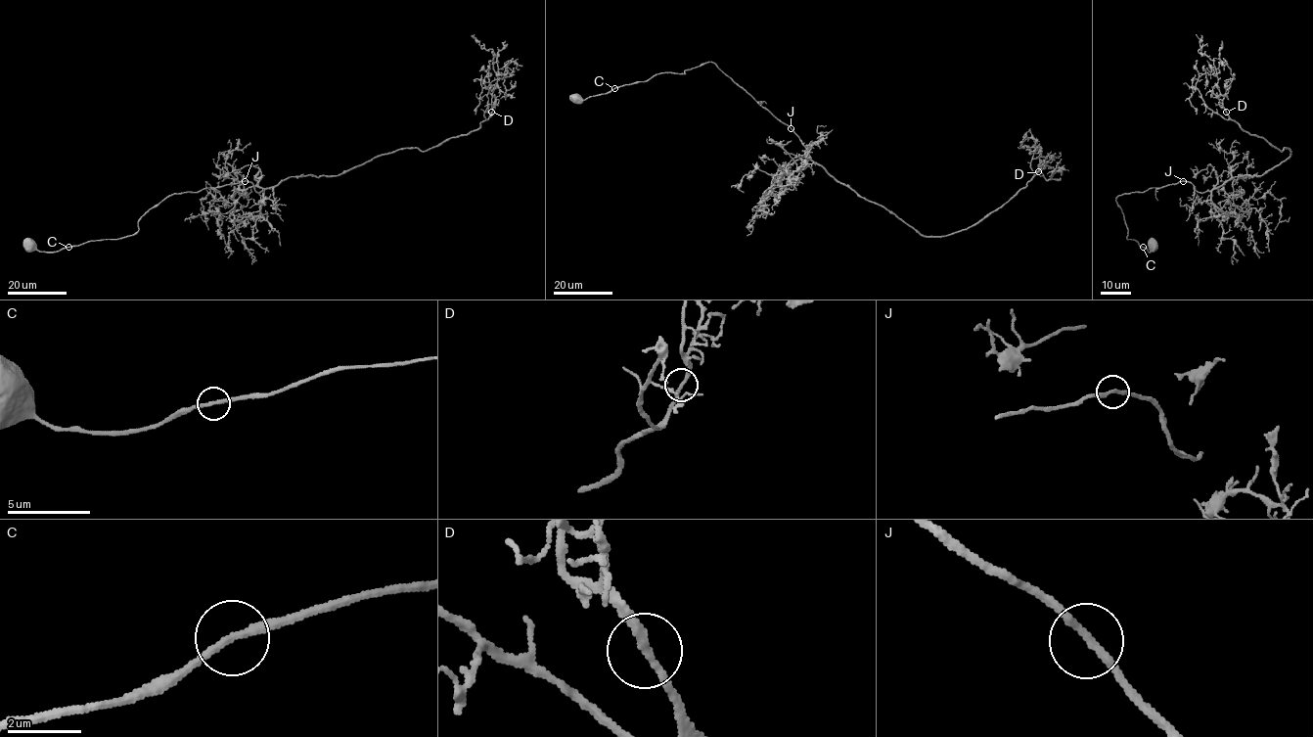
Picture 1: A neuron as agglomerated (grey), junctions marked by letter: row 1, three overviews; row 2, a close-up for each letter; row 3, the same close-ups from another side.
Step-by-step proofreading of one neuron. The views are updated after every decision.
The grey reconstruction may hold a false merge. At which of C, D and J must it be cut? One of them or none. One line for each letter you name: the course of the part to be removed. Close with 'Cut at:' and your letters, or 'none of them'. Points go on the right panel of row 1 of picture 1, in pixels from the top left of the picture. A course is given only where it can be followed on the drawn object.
Cut at: none of them

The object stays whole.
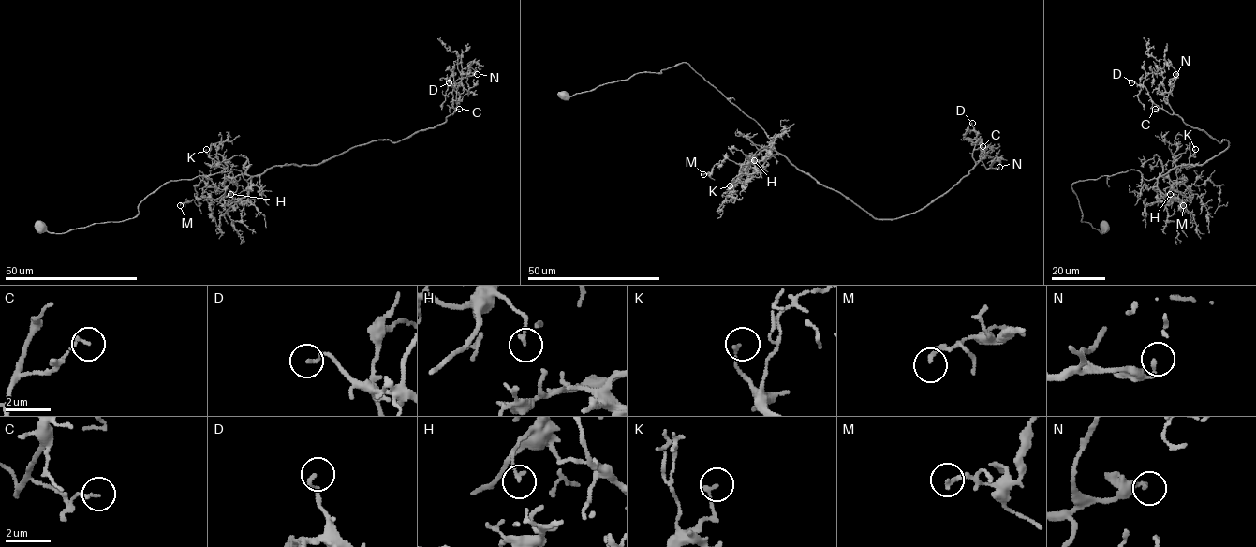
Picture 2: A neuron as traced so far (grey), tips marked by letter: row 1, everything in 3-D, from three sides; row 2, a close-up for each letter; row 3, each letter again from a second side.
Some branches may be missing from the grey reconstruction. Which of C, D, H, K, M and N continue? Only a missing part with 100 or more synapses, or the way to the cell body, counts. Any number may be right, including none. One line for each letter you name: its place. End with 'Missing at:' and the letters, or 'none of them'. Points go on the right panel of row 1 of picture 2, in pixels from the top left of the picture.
D: Place: (1131, 82)
Missing at: D

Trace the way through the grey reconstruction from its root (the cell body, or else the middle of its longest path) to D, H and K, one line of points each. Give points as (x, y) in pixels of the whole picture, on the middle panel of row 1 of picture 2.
D: (565, 96), (687, 63), (753, 118), (792, 164), (879, 219), (924, 208), (968, 173), (975, 164), (972, 123)
H: (565, 96), (687, 63), (765, 132), (774, 149), (760, 151), (754, 160)
K: (565, 96), (687, 63), (753, 118), (774, 147), (756, 154), (752, 159), (756, 168), (740, 173), (730, 185)

